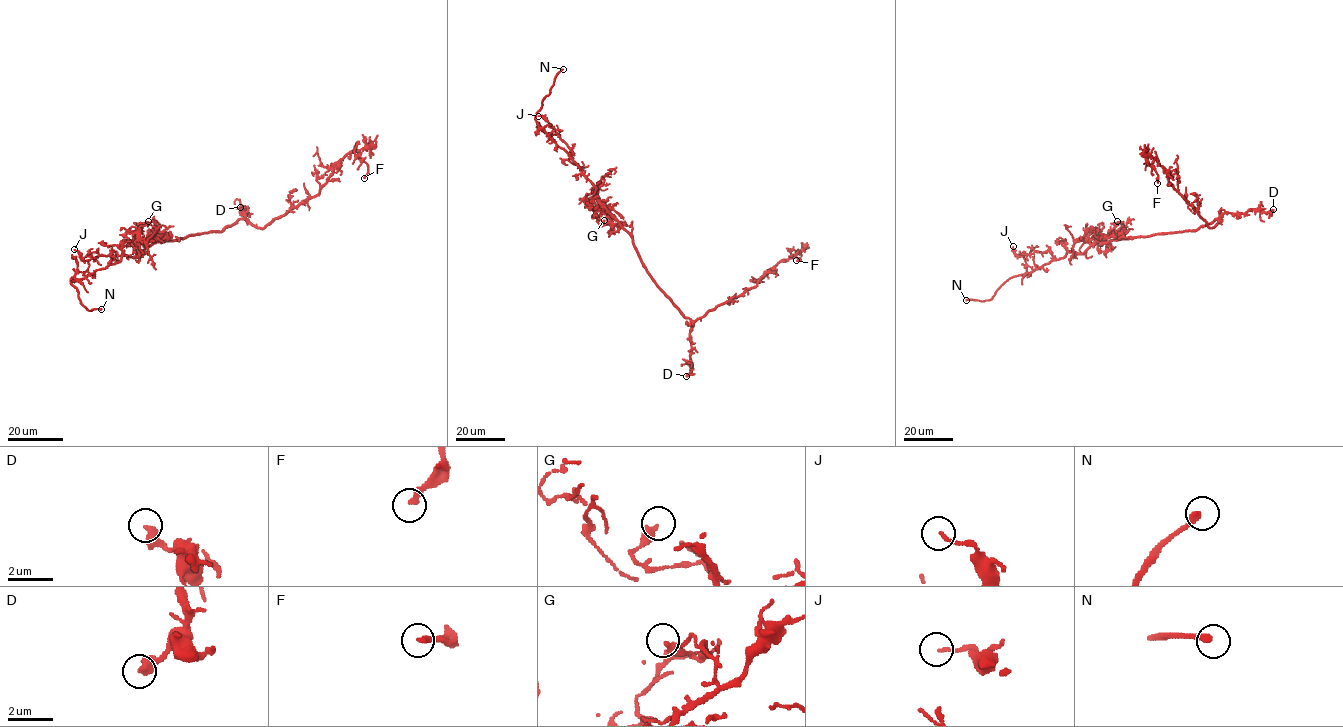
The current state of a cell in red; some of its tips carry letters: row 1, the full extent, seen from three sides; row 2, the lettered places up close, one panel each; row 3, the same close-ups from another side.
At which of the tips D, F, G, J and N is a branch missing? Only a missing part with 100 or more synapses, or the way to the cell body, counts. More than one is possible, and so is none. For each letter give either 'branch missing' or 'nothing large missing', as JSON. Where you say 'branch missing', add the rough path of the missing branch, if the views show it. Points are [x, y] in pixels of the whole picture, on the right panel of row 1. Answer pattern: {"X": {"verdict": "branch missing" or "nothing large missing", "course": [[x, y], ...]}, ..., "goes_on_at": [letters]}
{"D": {"verdict": "nothing large missing"}, "F": {"verdict": "nothing large missing"}, "G": {"verdict": "nothing large missing"}, "J": {"verdict": "nothing large missing"}, "N": {"verdict": "branch missing", "course": [[966, 300], [929, 302], [918, 295], [900, 291]]}, "goes_on_at": ["N"]}

